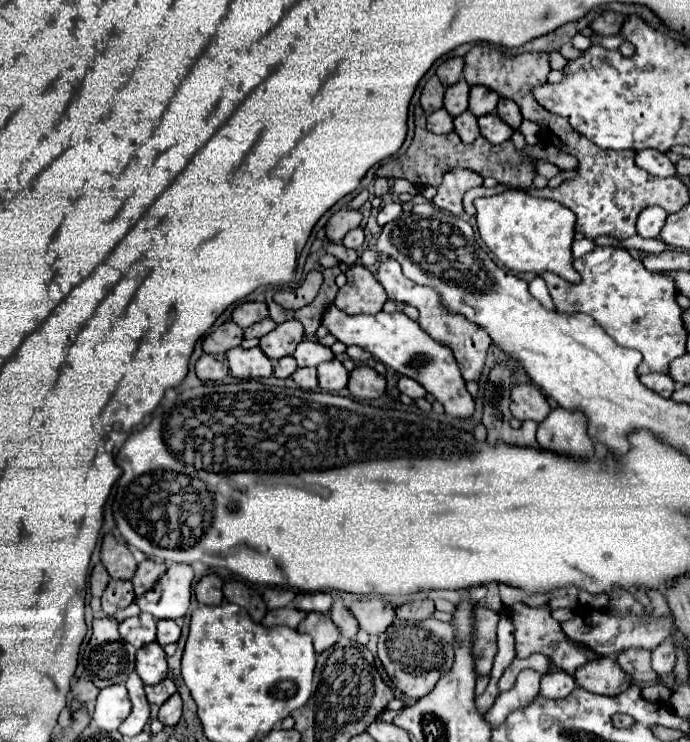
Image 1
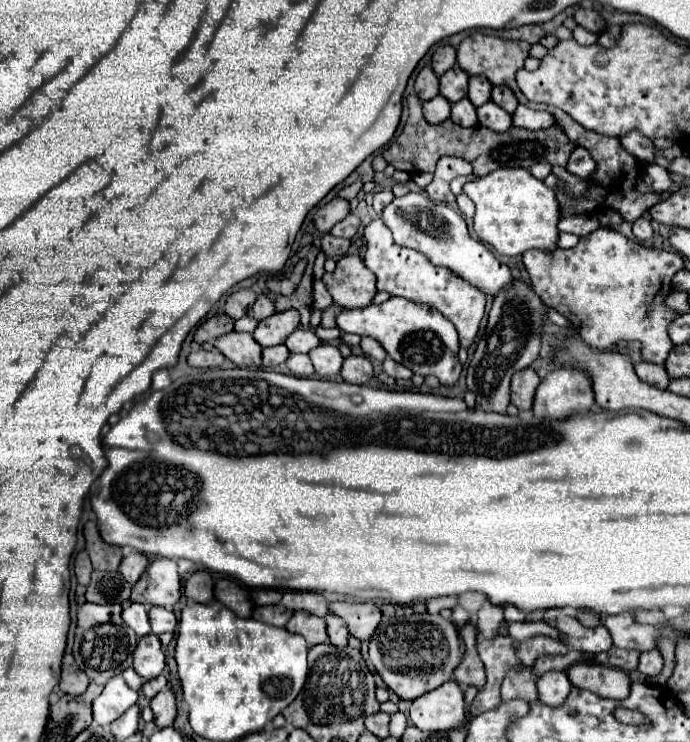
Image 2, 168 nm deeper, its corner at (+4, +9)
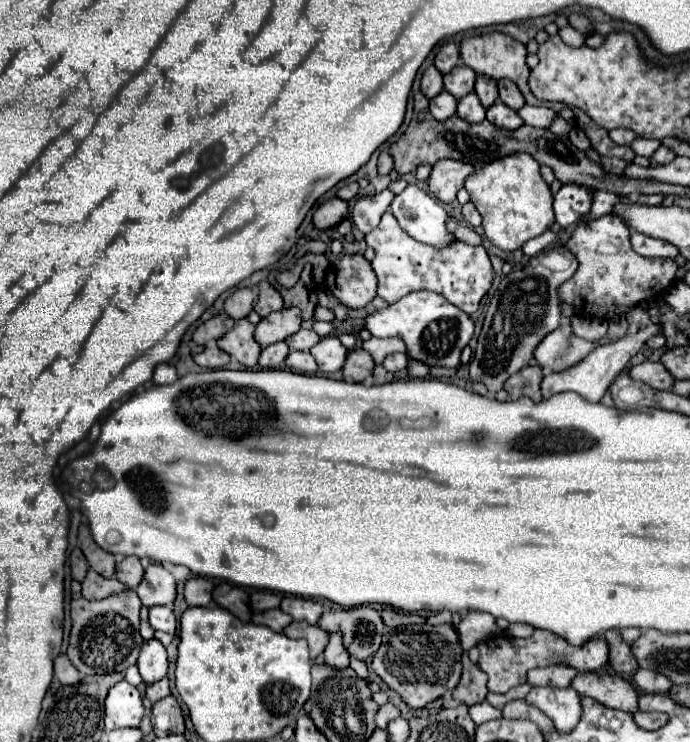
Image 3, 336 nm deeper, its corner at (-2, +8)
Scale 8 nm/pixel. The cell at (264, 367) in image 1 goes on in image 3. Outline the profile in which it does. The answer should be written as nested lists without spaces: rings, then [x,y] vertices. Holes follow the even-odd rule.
[[[247,318],[237,320],[233,330],[229,330],[225,336],[221,336],[217,340],[217,344],[227,354],[235,356],[243,366],[255,368],[259,352],[261,352],[261,346],[255,342],[253,330],[255,330],[255,326]]]

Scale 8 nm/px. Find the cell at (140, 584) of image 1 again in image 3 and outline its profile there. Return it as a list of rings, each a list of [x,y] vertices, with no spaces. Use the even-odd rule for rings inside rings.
[[[135,556],[121,558],[115,566],[115,578],[119,582],[127,584],[127,588],[137,588],[139,580],[143,580],[143,566],[141,566],[139,558],[135,558]]]

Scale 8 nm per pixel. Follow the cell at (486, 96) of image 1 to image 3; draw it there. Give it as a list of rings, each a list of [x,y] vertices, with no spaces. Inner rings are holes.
[[[477,76],[475,94],[479,96],[483,108],[489,108],[497,102],[497,80],[493,80],[491,76]]]

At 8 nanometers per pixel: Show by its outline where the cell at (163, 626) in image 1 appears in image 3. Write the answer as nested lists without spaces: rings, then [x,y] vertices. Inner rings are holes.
[[[153,606],[153,608],[149,608],[149,624],[155,630],[163,630],[163,632],[175,634],[177,622],[175,622],[173,608],[171,606]]]

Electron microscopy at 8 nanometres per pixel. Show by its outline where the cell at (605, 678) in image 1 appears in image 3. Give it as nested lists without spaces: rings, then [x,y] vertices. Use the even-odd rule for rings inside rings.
[[[591,672],[587,676],[577,674],[571,688],[575,688],[579,696],[589,696],[609,708],[637,712],[637,690],[621,676],[605,672]]]

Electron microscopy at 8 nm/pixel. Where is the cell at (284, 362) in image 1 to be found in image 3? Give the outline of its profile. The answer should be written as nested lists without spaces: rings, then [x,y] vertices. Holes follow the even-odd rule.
[[[275,342],[271,346],[265,346],[259,356],[259,368],[279,368],[279,364],[285,362],[287,354],[289,348],[285,342]]]

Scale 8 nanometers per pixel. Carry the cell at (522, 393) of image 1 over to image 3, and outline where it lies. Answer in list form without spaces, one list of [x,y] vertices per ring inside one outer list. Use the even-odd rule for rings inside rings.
[[[527,366],[521,372],[515,372],[503,384],[503,388],[507,390],[507,394],[509,394],[511,400],[517,400],[521,396],[527,396],[527,398],[539,402],[541,400],[541,388],[539,388],[541,380],[543,380],[541,368],[539,366]]]

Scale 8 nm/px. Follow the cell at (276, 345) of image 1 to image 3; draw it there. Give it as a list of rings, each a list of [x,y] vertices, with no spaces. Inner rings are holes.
[[[281,308],[265,316],[255,328],[255,340],[261,346],[269,346],[285,340],[301,328],[301,312],[299,308]]]

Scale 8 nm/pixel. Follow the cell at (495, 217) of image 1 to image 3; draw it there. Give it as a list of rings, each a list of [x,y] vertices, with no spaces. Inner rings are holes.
[[[515,152],[499,160],[491,160],[481,170],[465,178],[465,190],[483,216],[485,238],[501,250],[519,250],[527,240],[543,234],[553,222],[553,194],[549,184],[539,176],[539,164],[527,152]]]

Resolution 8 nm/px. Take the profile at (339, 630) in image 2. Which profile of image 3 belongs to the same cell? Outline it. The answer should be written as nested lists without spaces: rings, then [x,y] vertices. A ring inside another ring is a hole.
[[[339,636],[329,638],[329,644],[323,652],[323,662],[331,668],[347,668],[349,666],[349,656],[347,656],[347,650],[343,648],[343,642],[339,640]]]

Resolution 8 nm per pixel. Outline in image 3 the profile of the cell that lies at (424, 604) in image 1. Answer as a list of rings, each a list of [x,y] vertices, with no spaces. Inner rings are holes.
[[[385,608],[381,612],[383,616],[383,622],[391,628],[397,628],[397,626],[405,626],[405,624],[415,624],[415,622],[421,622],[421,618],[417,614],[401,614],[401,612],[395,612],[391,608]]]

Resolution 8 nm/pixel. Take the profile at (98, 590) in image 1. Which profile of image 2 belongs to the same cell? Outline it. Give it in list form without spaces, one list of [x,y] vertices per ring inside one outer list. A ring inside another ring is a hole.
[[[85,551],[77,553],[75,557],[75,577],[81,585],[87,585],[91,581],[91,573],[93,573],[93,565],[91,565],[91,559]]]

